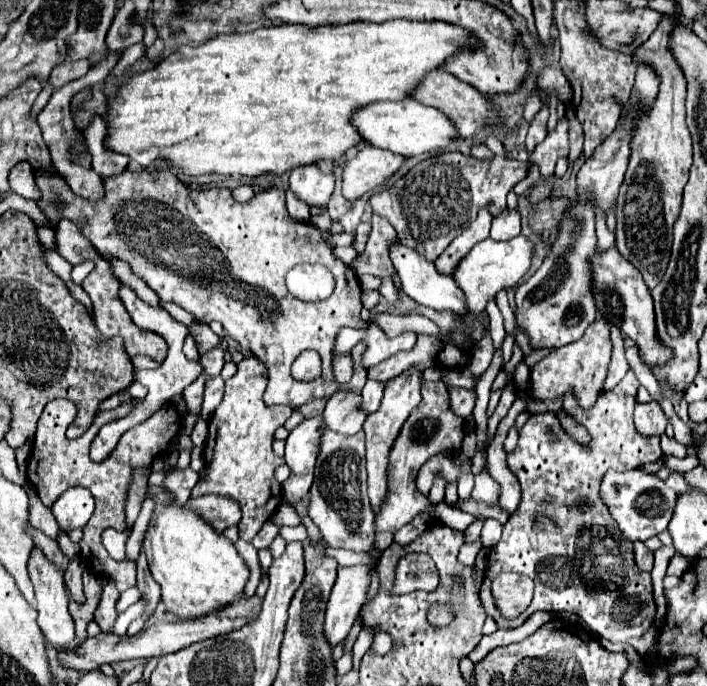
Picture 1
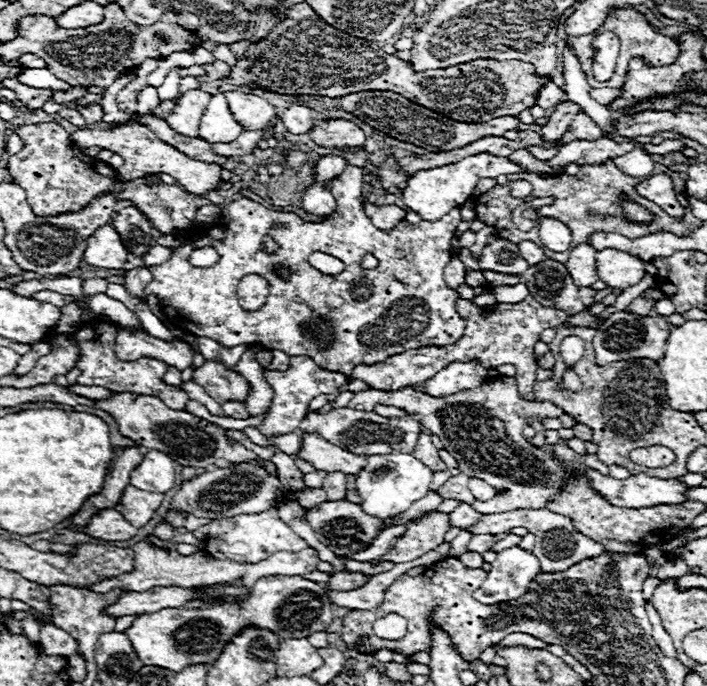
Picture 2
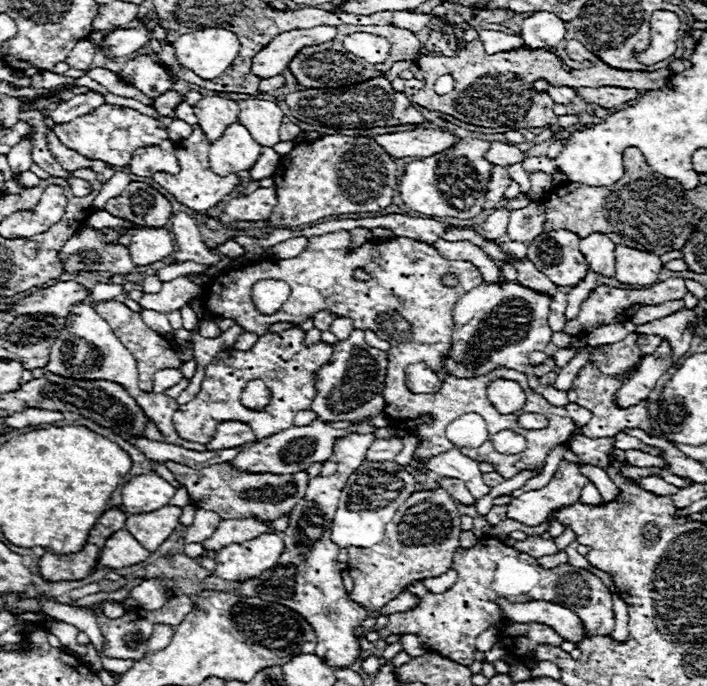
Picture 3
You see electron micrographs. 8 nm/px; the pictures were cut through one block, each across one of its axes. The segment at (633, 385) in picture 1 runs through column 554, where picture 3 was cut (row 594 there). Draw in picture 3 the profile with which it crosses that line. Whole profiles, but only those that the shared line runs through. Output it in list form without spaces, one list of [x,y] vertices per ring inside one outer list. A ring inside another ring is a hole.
[[[482,538],[474,548],[458,548],[454,554],[452,568],[458,568],[458,580],[450,590],[442,594],[432,594],[420,580],[418,584],[410,584],[406,590],[418,596],[420,604],[414,610],[390,614],[388,624],[382,630],[378,630],[380,638],[384,640],[390,634],[398,636],[416,634],[426,650],[436,650],[444,658],[450,658],[464,666],[470,666],[474,662],[473,654],[476,652],[474,640],[490,626],[498,626],[500,642],[516,658],[530,660],[538,644],[552,644],[552,646],[562,644],[562,638],[552,630],[548,632],[548,626],[530,626],[530,622],[518,624],[506,618],[502,608],[496,604],[498,598],[506,598],[510,602],[544,600],[566,606],[582,618],[586,634],[590,636],[610,636],[614,630],[614,610],[610,590],[598,576],[582,568],[574,568],[570,564],[560,564],[556,568],[542,568],[536,562],[536,558],[520,554],[510,546],[504,546],[498,538]],[[532,628],[542,628],[546,634],[556,634],[554,638],[558,638],[560,642],[546,642],[546,636],[540,636],[542,632],[534,632]]]

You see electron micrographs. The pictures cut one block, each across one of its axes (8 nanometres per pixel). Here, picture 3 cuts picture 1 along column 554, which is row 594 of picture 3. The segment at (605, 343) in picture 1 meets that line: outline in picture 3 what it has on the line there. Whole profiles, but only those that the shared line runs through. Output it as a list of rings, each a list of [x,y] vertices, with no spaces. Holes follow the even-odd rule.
[[[442,488],[420,490],[398,508],[396,516],[386,526],[386,536],[372,548],[348,548],[348,572],[354,580],[350,598],[366,608],[368,618],[360,624],[354,634],[366,636],[374,630],[380,610],[408,584],[424,578],[434,578],[446,572],[452,564],[454,550],[460,546],[460,512],[456,500]]]

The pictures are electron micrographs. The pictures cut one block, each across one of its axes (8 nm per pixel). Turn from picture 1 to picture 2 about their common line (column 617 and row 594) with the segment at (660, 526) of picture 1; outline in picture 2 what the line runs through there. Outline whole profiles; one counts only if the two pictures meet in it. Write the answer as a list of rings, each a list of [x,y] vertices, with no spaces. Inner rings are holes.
[[[520,546],[506,548],[498,552],[498,558],[492,562],[492,570],[472,596],[482,604],[516,600],[528,590],[528,584],[538,572],[540,564],[534,554]]]

